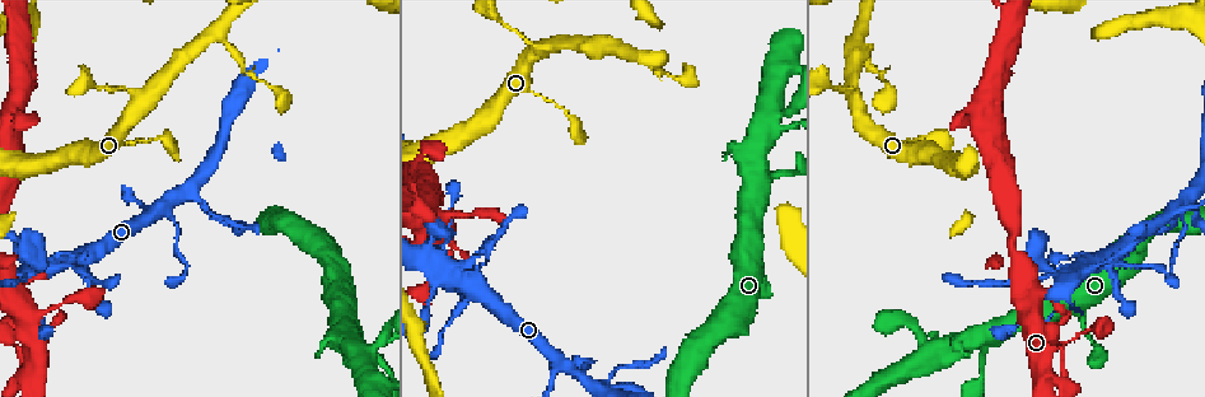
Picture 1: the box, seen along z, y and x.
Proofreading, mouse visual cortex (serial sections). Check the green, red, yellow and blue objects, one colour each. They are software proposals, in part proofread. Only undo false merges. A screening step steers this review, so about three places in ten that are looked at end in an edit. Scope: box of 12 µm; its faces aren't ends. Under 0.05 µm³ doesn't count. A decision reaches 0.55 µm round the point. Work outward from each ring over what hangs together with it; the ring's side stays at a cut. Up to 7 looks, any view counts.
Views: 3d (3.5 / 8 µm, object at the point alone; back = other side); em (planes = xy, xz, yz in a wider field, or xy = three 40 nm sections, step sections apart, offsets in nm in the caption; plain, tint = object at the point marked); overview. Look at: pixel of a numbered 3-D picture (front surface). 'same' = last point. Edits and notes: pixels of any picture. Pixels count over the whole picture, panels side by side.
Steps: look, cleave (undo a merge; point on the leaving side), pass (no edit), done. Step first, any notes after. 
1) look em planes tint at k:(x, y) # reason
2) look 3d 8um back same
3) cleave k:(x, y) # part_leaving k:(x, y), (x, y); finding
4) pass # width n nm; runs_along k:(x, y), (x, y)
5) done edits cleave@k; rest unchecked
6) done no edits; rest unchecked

look 3d 3.5um back at 1:(443, 271) # four arms meet

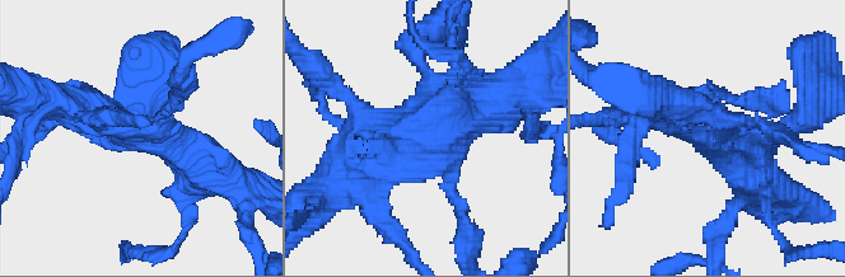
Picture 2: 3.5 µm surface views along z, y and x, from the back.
look em xy step 3 tint at 2:(135, 134)

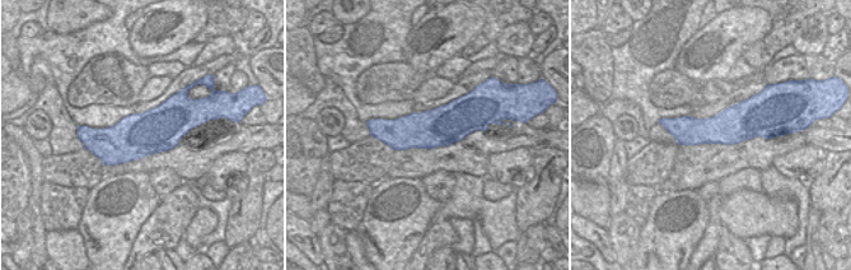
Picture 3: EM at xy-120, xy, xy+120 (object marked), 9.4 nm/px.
pass # runs_along 3:(481, 125), (373, 130); all the same cell

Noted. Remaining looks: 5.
look 3d 3.5um at 1:(1171, 269) # abrupt turn

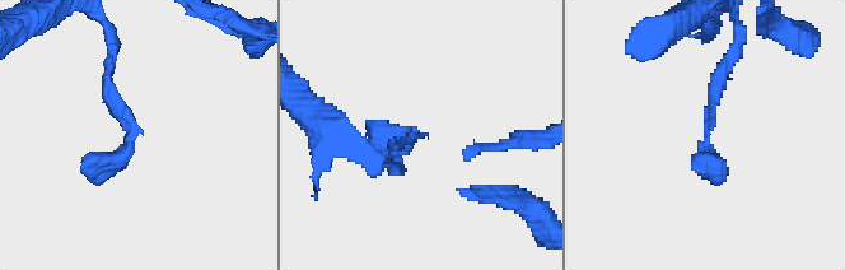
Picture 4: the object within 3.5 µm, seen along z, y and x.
look em xy step 1 plain at 4:(415, 139)

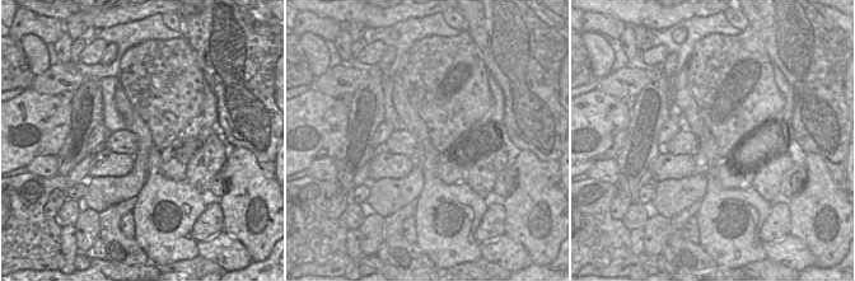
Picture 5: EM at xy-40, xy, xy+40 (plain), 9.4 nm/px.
look em xy step 1 tint same # with the object marked

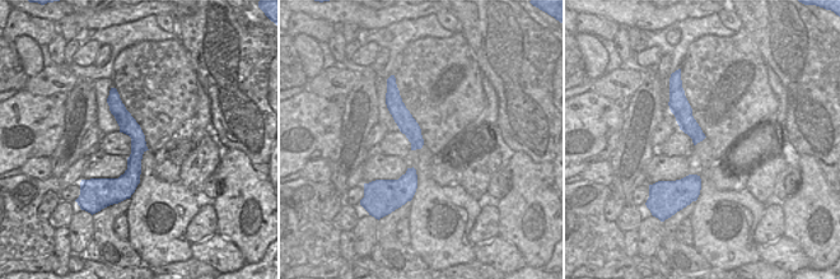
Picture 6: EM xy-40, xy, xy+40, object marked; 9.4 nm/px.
pass # runs_along 4:(112, 63), (108, 93), (131, 144), (80, 172); one cell here

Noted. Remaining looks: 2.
look 3d 3.5um at 1:(371, 349)

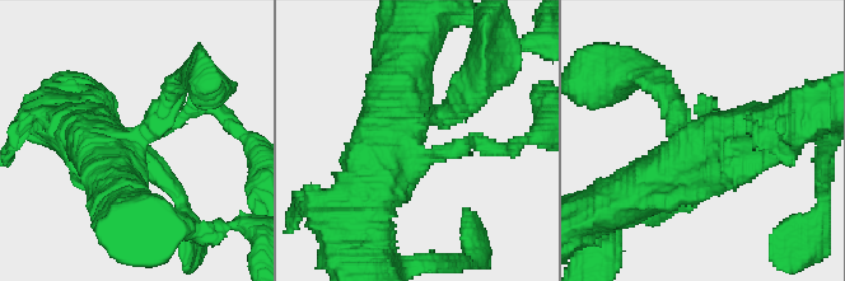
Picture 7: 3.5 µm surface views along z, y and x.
look em xy step 2 tint at 7:(419, 125)

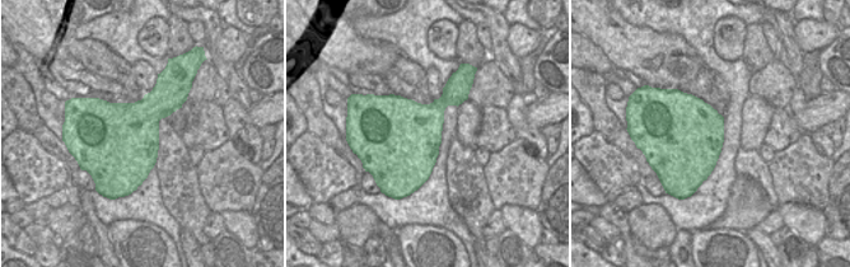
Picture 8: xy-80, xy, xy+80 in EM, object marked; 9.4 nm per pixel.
pass # width 700 nm; runs_along 7:(754, 134), (614, 200); continuous, no second cell

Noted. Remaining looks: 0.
done no edits; rest unchecked

